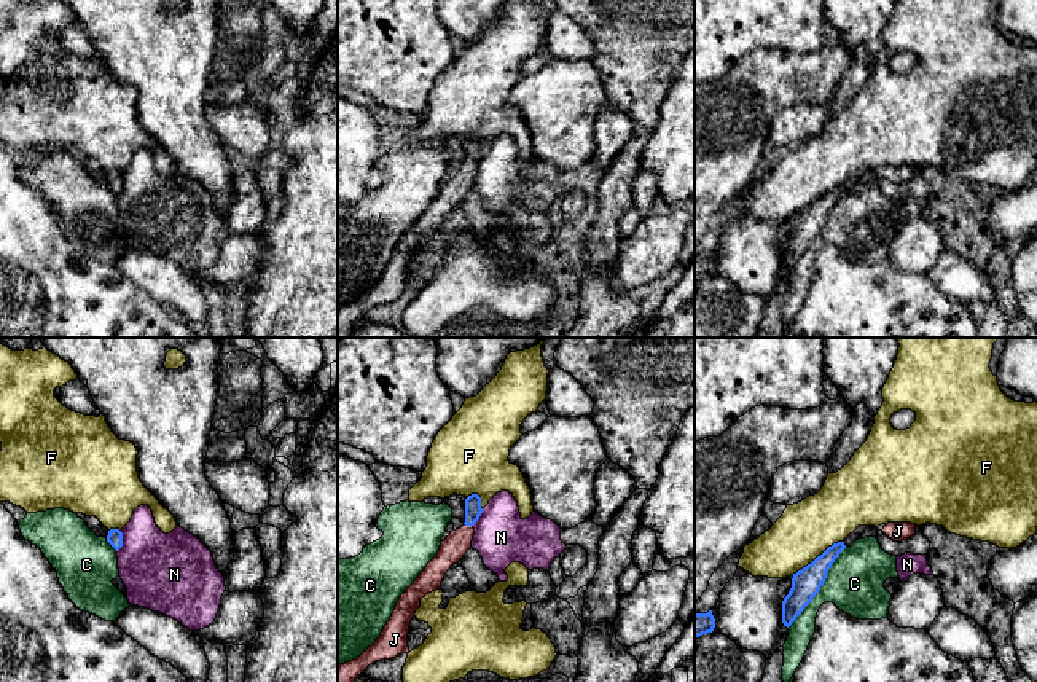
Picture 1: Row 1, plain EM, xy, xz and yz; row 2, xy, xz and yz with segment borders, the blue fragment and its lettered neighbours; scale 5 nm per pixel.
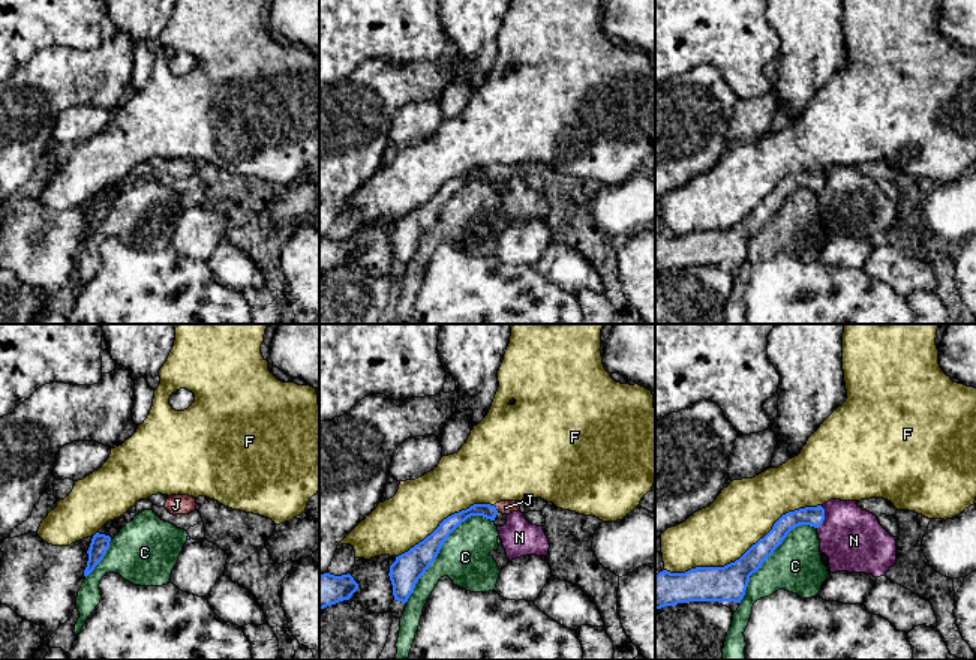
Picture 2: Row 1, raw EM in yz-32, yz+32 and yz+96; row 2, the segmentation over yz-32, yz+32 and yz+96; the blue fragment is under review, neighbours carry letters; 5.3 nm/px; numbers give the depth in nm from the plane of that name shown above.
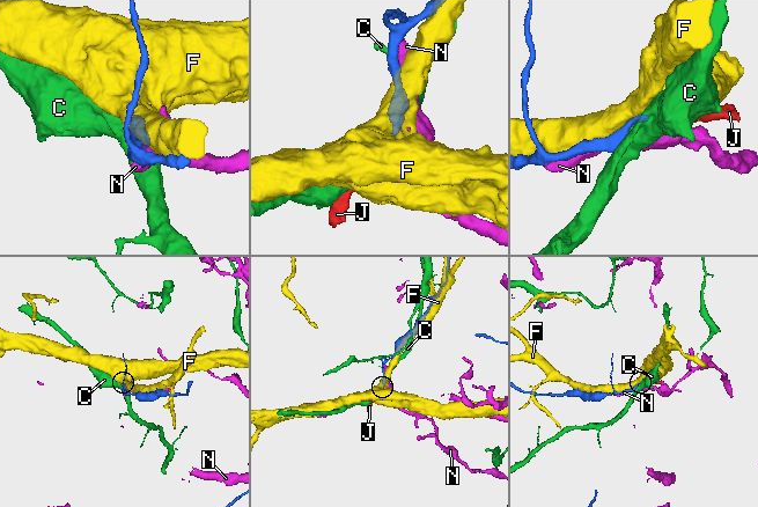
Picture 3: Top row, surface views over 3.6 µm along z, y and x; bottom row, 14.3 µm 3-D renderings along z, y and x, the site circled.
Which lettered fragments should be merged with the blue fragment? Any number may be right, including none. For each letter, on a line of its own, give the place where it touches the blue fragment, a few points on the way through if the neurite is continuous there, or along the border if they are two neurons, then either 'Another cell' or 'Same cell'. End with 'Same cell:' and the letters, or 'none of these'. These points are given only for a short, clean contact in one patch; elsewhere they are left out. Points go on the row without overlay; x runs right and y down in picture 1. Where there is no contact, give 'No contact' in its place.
C: Touches blue at yz (821, 228). Another cell
F: Touches blue at yz (817, 199). Another cell
J: Touches blue at xz (469, 168). Path across: xz (473, 153), (469, 168), (465, 177), (453, 192). Same cell
N: Touches blue at xy (121, 185). Another cell
Same cell: J

